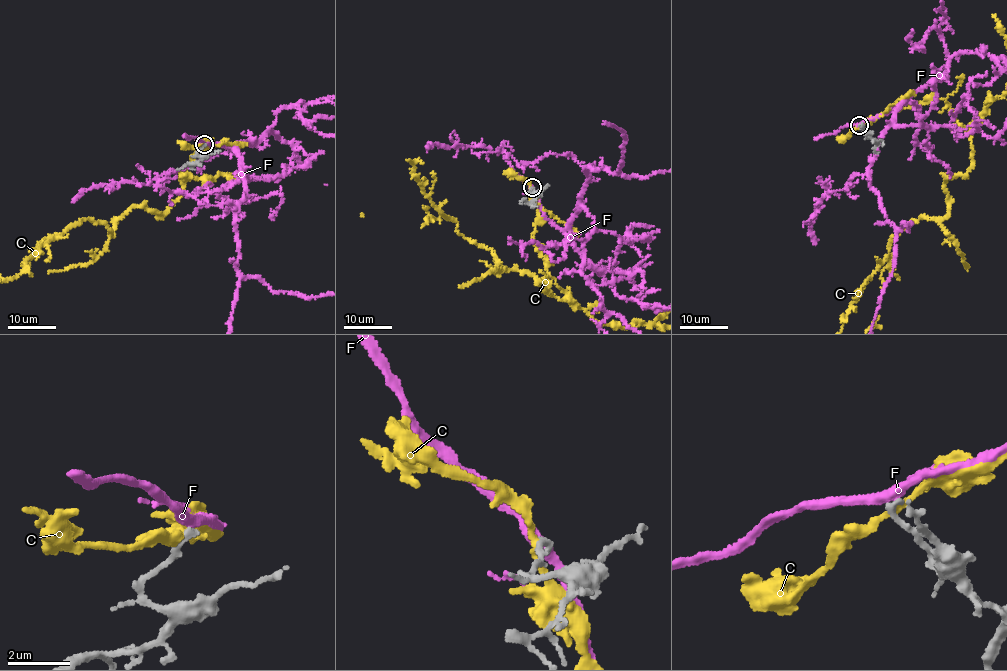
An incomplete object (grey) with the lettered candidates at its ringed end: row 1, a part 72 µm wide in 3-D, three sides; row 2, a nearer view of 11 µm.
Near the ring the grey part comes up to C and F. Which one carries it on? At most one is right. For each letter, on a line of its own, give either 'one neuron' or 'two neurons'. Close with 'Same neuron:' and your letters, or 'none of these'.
C: two neurons
F: one neuron
Same neuron: F

